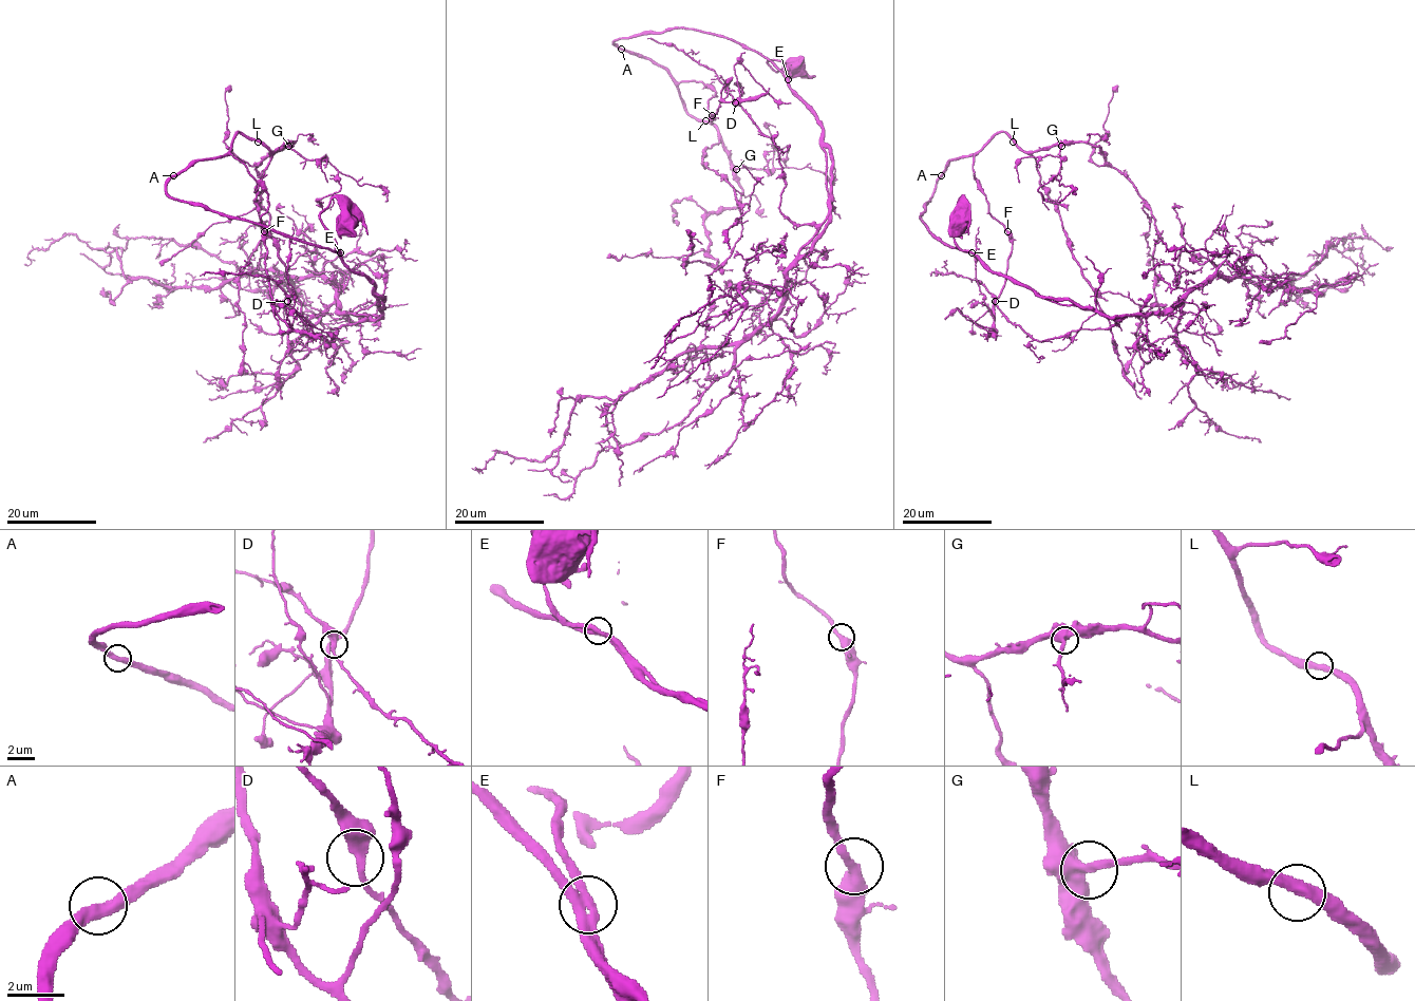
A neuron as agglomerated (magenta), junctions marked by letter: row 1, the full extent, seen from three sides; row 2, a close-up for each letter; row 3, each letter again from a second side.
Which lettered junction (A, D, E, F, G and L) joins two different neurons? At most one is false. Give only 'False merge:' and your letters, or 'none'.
False merge: none

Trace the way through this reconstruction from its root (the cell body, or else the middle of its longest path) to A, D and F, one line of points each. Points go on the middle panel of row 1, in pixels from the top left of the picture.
A: (794, 65), (776, 71), (768, 61), (780, 61), (781, 70), (686, 27), (622, 37), (621, 49)
D: (794, 65), (768, 61), (783, 63), (822, 129), (821, 224), (781, 212), (777, 147), (735, 102)
F: (794, 65), (776, 71), (768, 61), (780, 61), (695, 29), (615, 41), (710, 87), (712, 115)

